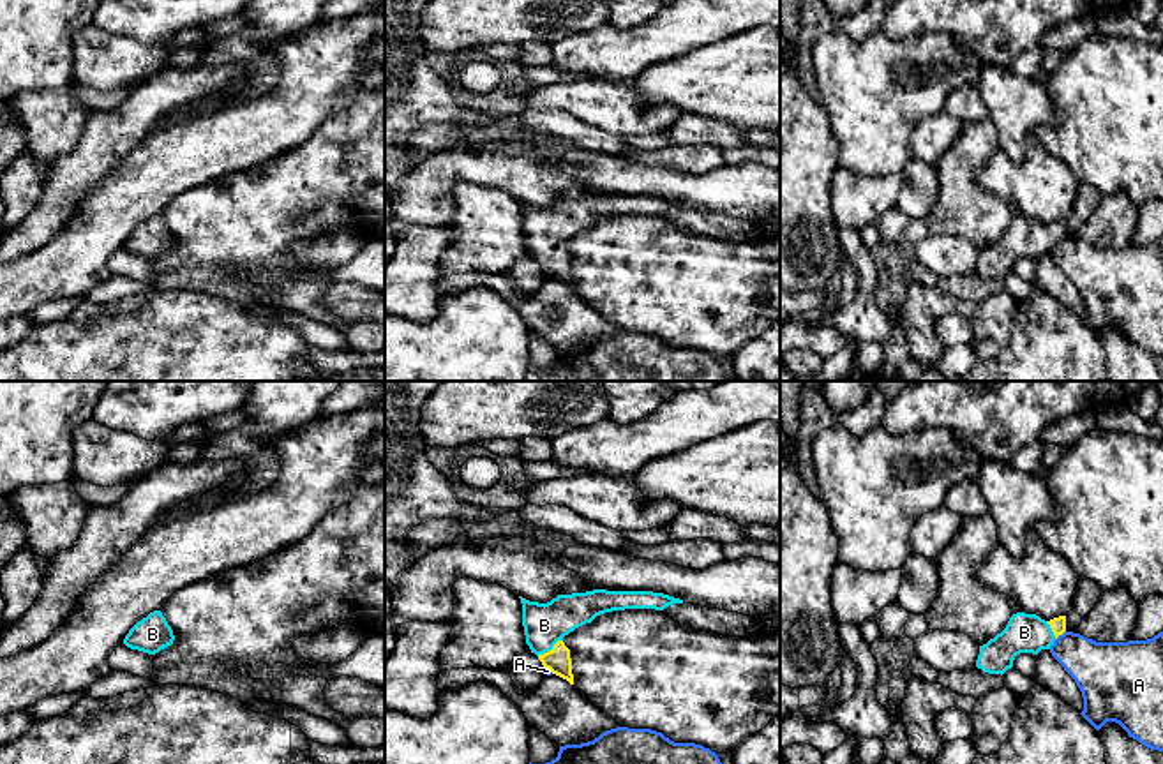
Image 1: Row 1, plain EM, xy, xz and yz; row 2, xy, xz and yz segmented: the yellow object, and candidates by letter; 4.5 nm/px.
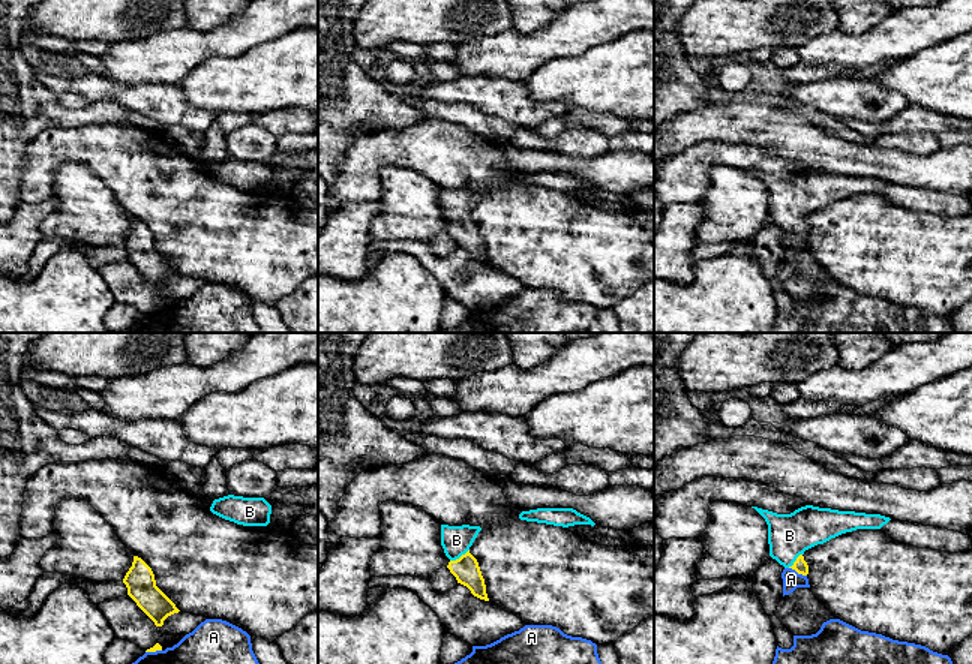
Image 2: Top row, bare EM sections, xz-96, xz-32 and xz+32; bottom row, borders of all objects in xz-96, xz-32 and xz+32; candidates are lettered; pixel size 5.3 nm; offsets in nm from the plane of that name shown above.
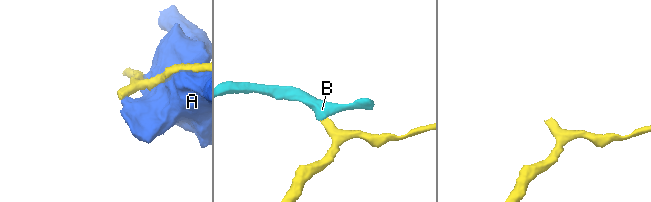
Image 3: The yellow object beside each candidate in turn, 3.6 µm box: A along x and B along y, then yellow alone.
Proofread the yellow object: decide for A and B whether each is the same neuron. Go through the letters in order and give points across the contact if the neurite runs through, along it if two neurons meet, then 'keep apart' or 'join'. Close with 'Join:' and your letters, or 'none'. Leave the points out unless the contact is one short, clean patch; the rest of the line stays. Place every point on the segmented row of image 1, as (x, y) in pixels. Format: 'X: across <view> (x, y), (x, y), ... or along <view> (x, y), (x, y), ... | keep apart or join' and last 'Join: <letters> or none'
A: keep apart
B: across xz (558, 660), (551, 650), (544, 637), (544, 625) | join
Join: B

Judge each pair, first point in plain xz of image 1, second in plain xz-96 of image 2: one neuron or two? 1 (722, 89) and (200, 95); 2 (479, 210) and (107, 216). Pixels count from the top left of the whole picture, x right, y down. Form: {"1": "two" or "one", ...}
{"1": "one", "2": "one"}

